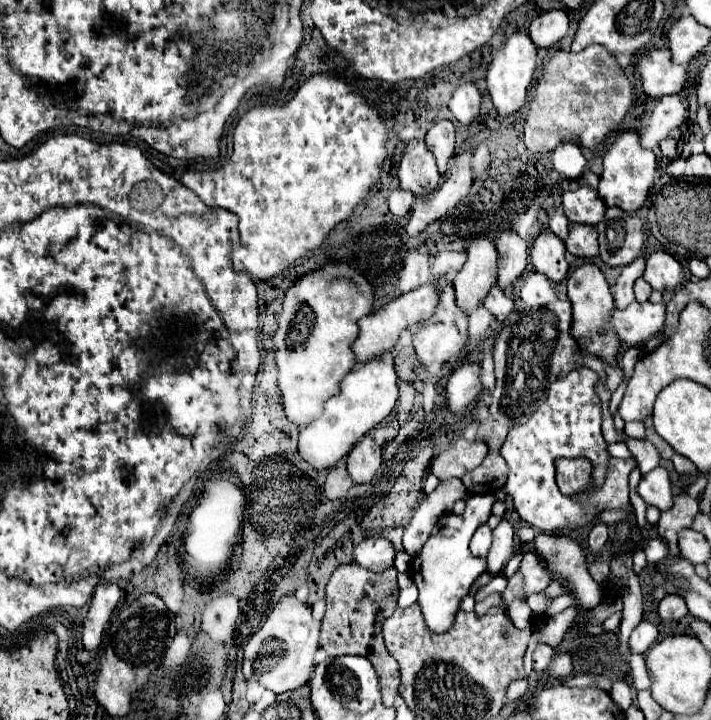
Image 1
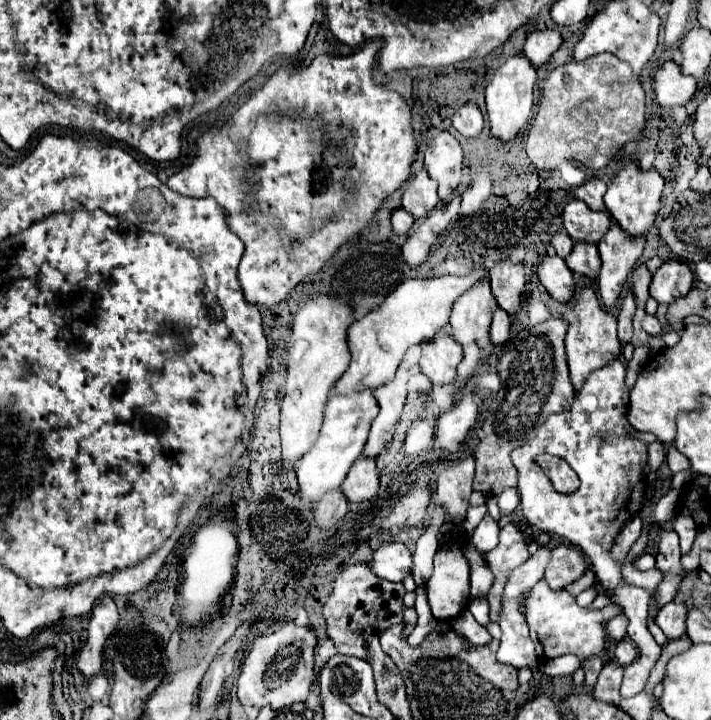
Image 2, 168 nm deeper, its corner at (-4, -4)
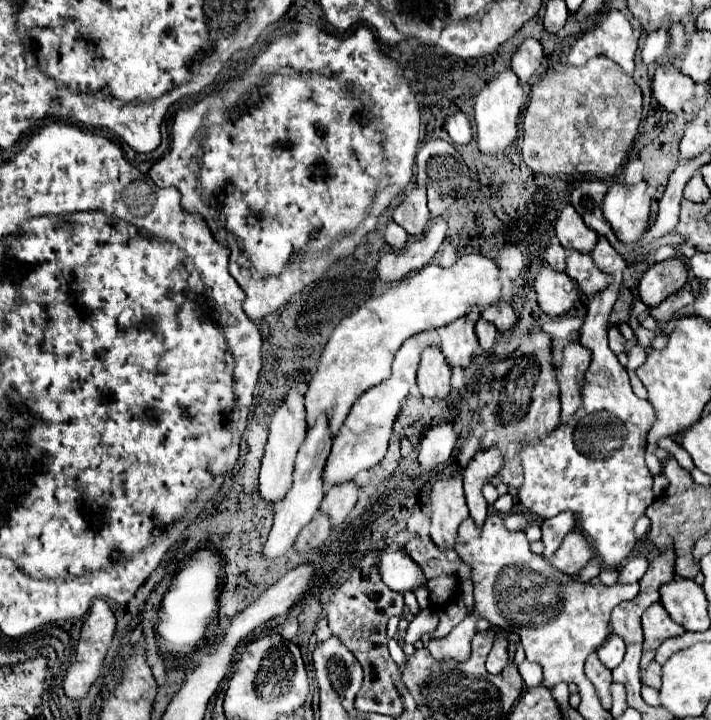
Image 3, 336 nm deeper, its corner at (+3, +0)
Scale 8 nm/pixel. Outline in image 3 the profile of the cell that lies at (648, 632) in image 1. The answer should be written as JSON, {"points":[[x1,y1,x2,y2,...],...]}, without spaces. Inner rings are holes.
{"points":[[611,635,599,649,597,649,597,655,599,659,609,667,609,669,615,669,623,657,625,657,625,641,619,637,619,635]]}

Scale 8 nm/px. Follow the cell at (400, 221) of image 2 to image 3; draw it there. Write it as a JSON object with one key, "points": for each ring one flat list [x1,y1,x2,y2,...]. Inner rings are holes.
{"points":[[393,221,387,225,385,229,385,241,391,245,391,247,403,247,405,241,407,241,407,231,403,231,401,225,395,225]]}

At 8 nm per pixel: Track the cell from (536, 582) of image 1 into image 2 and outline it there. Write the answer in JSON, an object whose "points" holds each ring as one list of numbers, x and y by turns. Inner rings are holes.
{"points":[[560,545,552,551,552,561,546,567,544,579,552,589,564,589,574,579,580,579,586,571,586,561,582,553,574,547]]}

